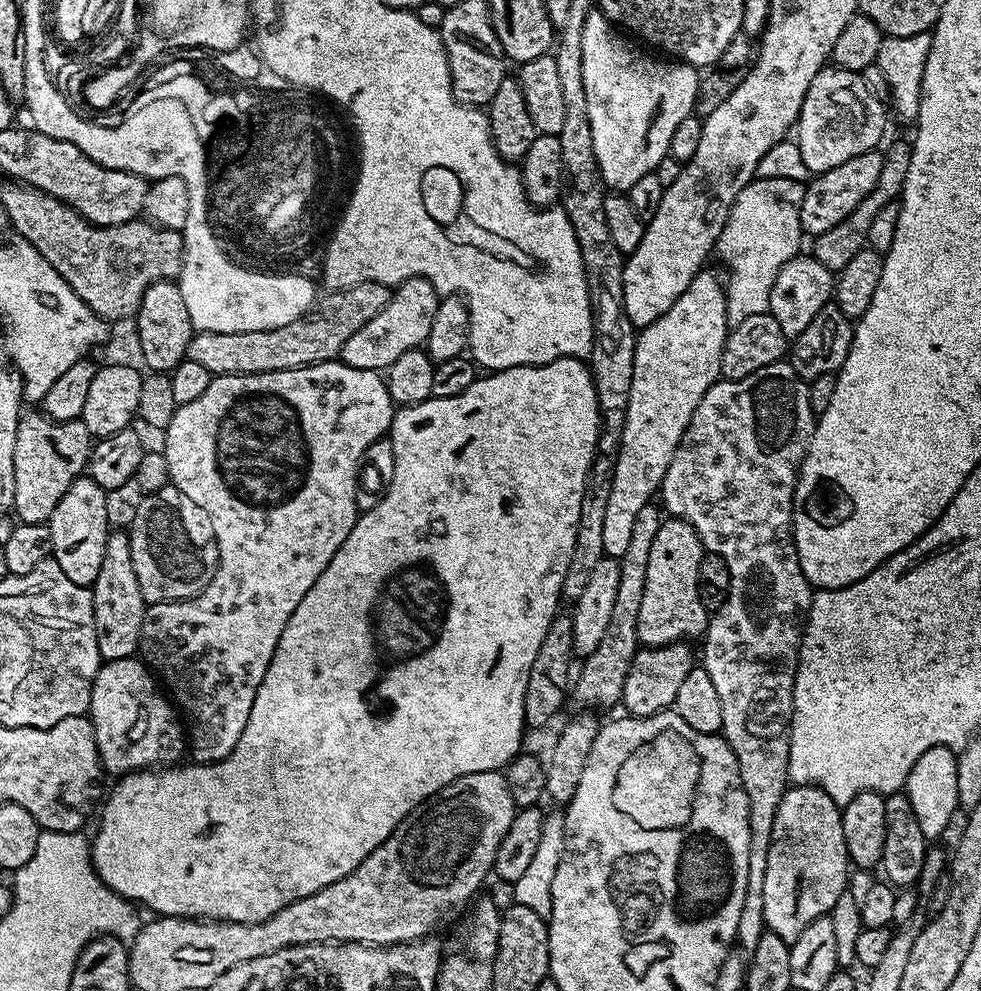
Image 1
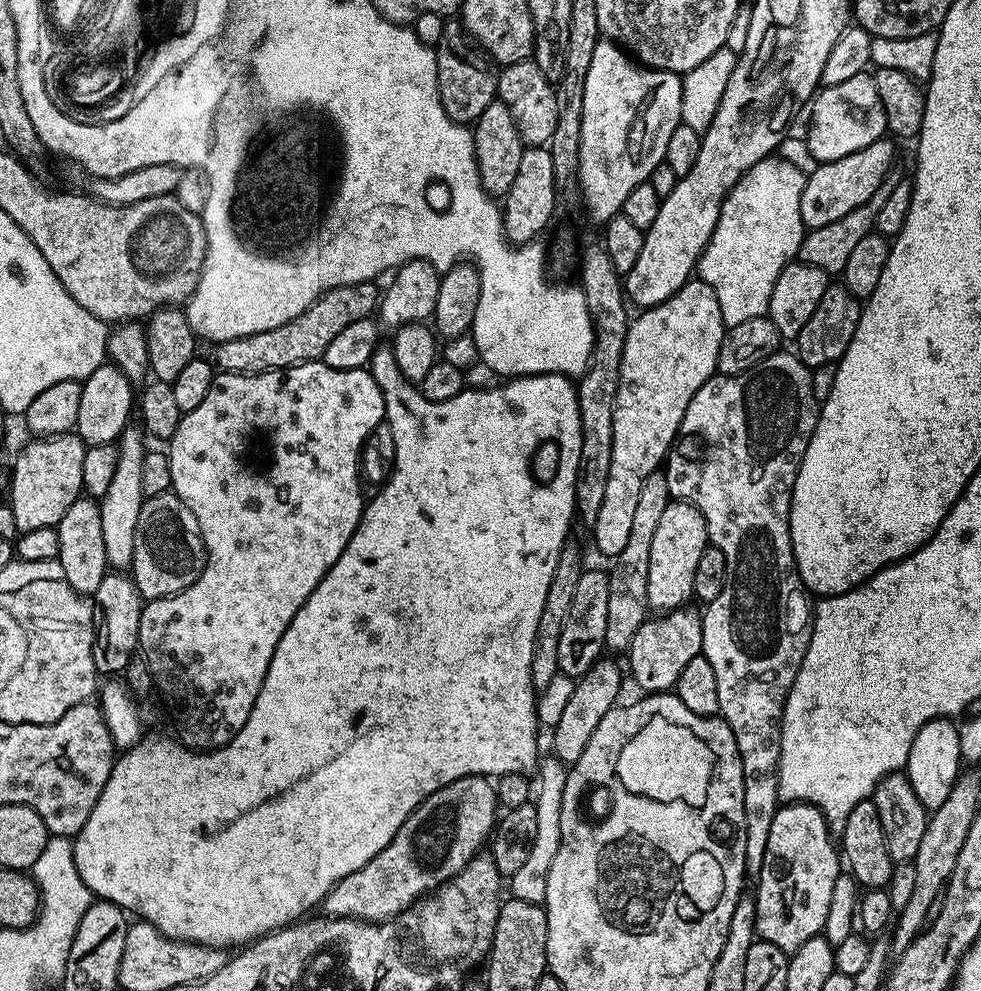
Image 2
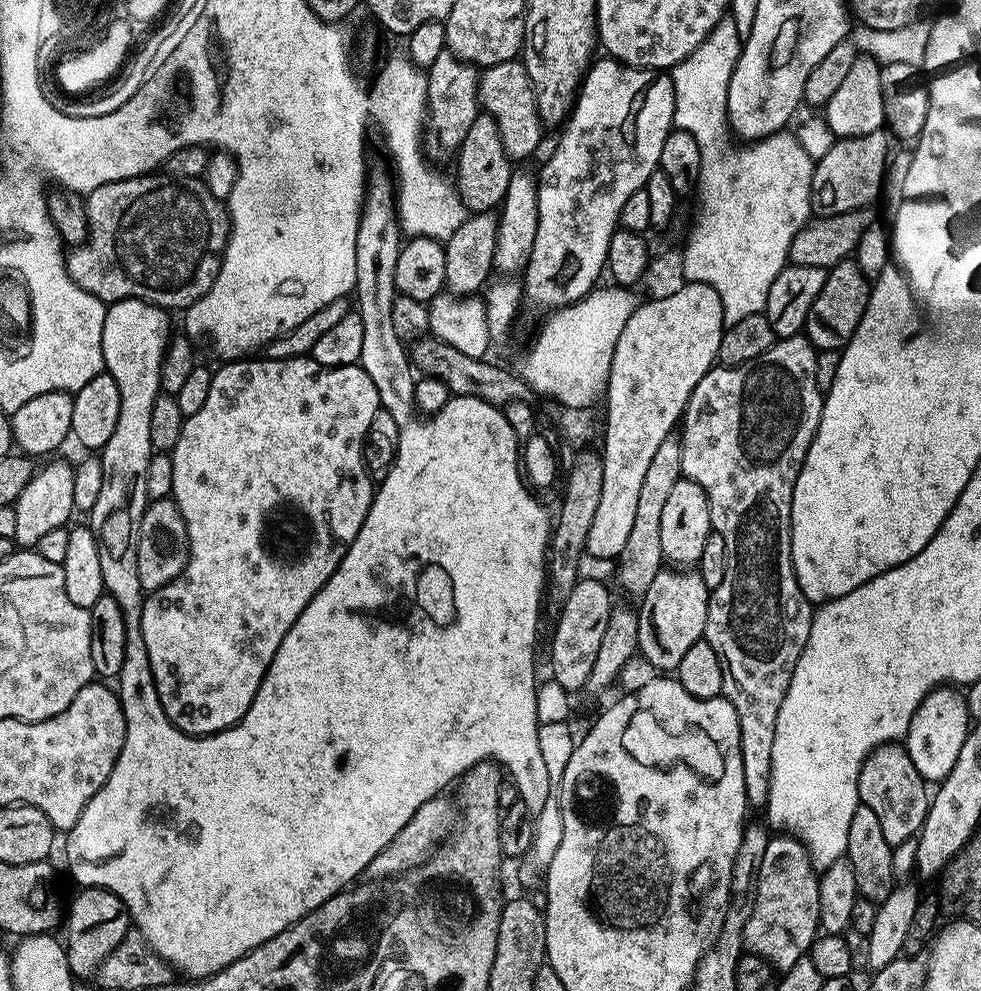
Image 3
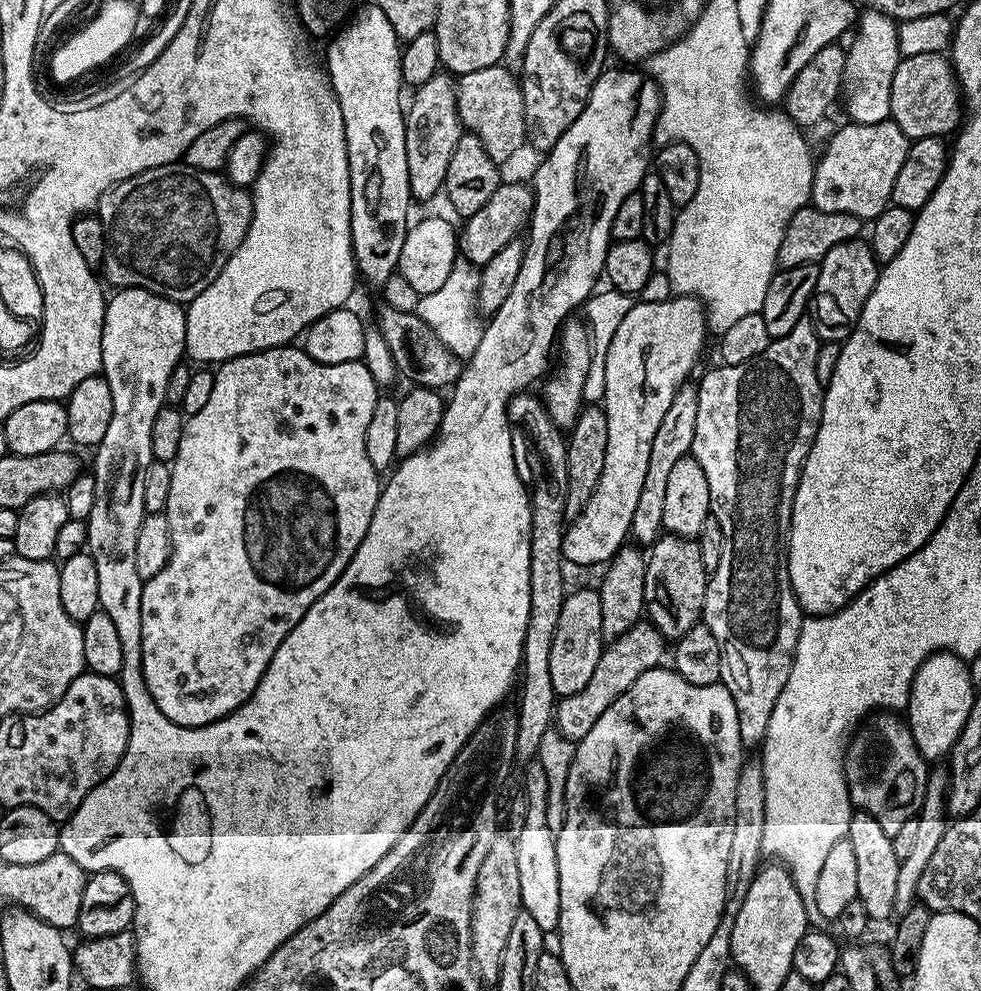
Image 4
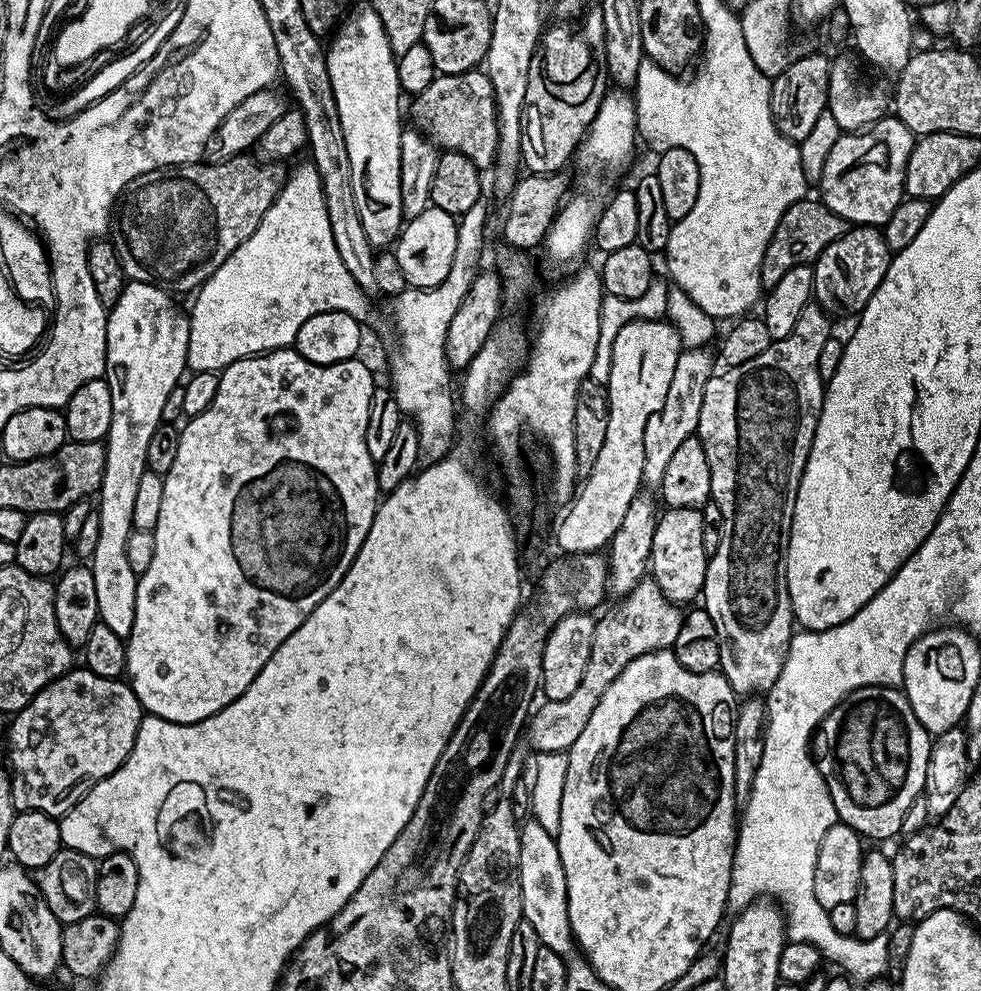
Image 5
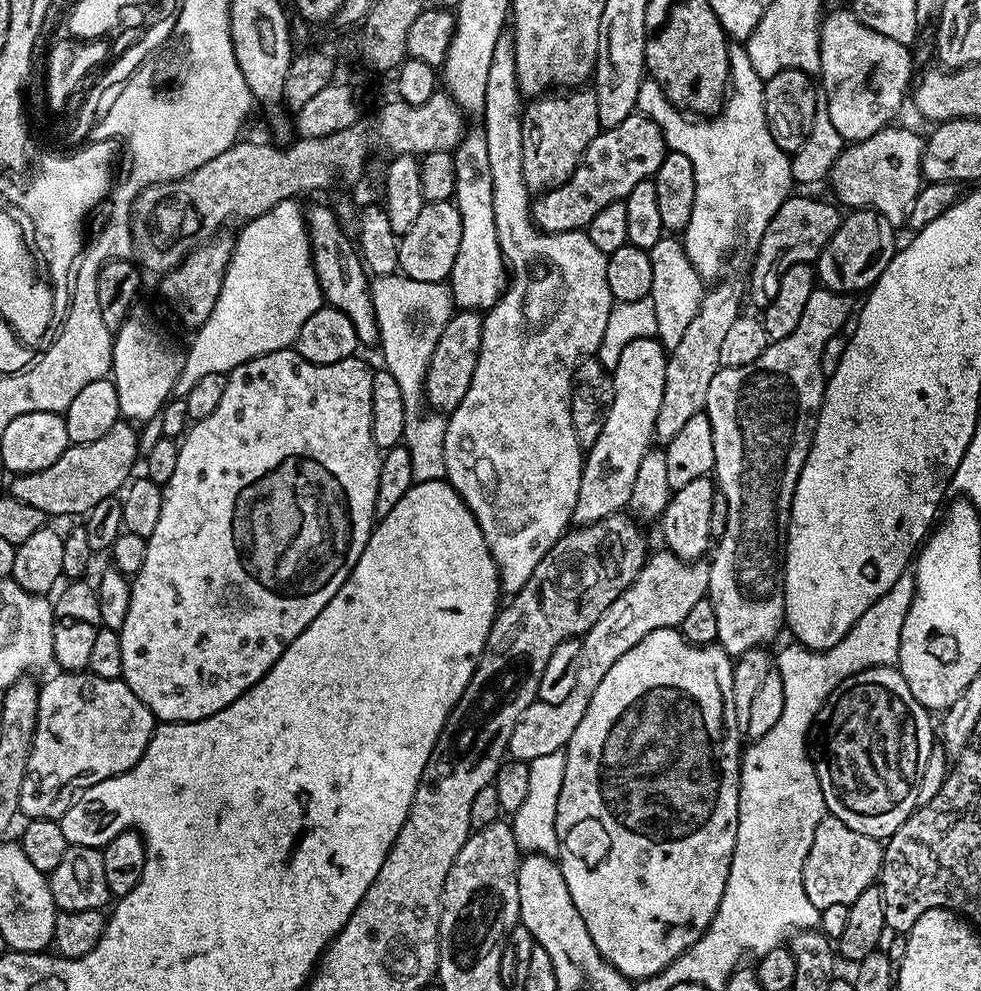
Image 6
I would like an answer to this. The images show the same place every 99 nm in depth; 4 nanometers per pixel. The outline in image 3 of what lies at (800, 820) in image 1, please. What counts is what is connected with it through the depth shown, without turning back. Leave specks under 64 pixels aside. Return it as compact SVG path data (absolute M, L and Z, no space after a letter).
M787 834L773 835L762 857L758 898L754 902L754 914L750 914L750 922L746 922L744 947L751 955L762 957L777 973L783 974L794 966L794 962L809 955L820 931L818 870L801 840Z

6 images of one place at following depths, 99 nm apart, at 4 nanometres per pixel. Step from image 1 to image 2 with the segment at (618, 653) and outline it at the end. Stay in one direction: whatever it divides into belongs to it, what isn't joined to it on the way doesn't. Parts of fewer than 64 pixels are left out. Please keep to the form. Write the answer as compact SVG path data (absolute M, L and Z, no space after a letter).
M657 470L642 482L642 491L634 509L634 518L630 525L630 539L626 541L626 547L622 554L614 558L616 564L610 568L608 581L610 582L610 599L606 602L606 638L605 649L610 653L627 653L628 647L632 645L634 634L638 634L638 626L649 619L650 609L648 606L648 595L646 594L646 582L650 574L650 546L654 542L654 533L658 527L658 521L666 506L670 503L668 487L663 471Z

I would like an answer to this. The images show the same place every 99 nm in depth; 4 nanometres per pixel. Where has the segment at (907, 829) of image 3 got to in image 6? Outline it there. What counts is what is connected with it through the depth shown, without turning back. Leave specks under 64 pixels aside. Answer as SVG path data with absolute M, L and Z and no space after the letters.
M899 667L867 668L843 680L826 697L823 706L820 707L818 714L813 718L812 727L806 741L812 765L816 767L816 777L822 786L822 798L824 799L825 809L831 815L838 817L842 822L846 822L846 826L850 826L850 830L858 830L858 834L866 834L870 838L881 842L887 841L888 837L894 834L894 830L898 830L898 826L902 826L902 822L906 822L909 814L916 811L918 807L916 802L918 782L926 770L926 762L930 758L934 747L934 720L932 724L931 718L933 719L929 709L923 708L918 702L918 698L914 698L914 694L910 694L910 686L906 686L906 678L902 678Z

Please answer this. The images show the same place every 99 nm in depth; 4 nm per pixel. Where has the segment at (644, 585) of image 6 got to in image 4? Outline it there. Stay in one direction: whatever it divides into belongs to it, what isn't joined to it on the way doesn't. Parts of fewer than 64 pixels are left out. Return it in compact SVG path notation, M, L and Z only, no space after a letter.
M637 622L617 640L611 641L600 655L598 666L594 666L590 682L586 682L586 686L582 686L578 694L557 699L555 731L561 732L567 740L573 742L579 742L583 736L590 734L590 730L594 730L594 722L598 722L598 718L602 718L602 714L610 710L612 703L622 694L626 694L626 690L630 690L630 686L634 686L634 682L638 682L642 674L646 674L646 670L661 667L663 660L660 659L664 656L664 647L664 637L651 622Z

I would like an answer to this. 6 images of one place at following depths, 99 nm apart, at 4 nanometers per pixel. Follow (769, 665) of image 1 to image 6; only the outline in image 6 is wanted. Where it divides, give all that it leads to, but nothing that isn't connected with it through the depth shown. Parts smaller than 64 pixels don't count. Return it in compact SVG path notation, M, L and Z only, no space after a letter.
M823 286L816 287L806 301L806 310L802 310L802 319L798 321L798 326L794 326L794 334L790 334L781 340L774 340L769 343L766 350L756 360L754 366L738 366L737 368L721 367L714 374L710 381L710 391L706 393L704 411L710 418L710 430L714 430L714 480L718 485L718 490L726 496L726 530L718 538L720 544L710 556L708 569L710 570L710 582L708 583L708 601L714 606L714 618L718 618L718 634L716 639L720 647L727 650L729 656L735 658L741 656L746 650L754 650L761 646L768 646L768 643L779 634L780 628L785 627L784 618L784 549L788 542L788 519L792 513L792 499L798 478L802 474L802 466L808 457L808 451L812 445L812 433L816 431L816 417L820 415L820 403L824 401L824 385L826 377L820 359L822 350L826 350L826 342L830 338L841 335L844 323L848 320L848 315L852 312L852 304L847 295L843 292L832 292Z

